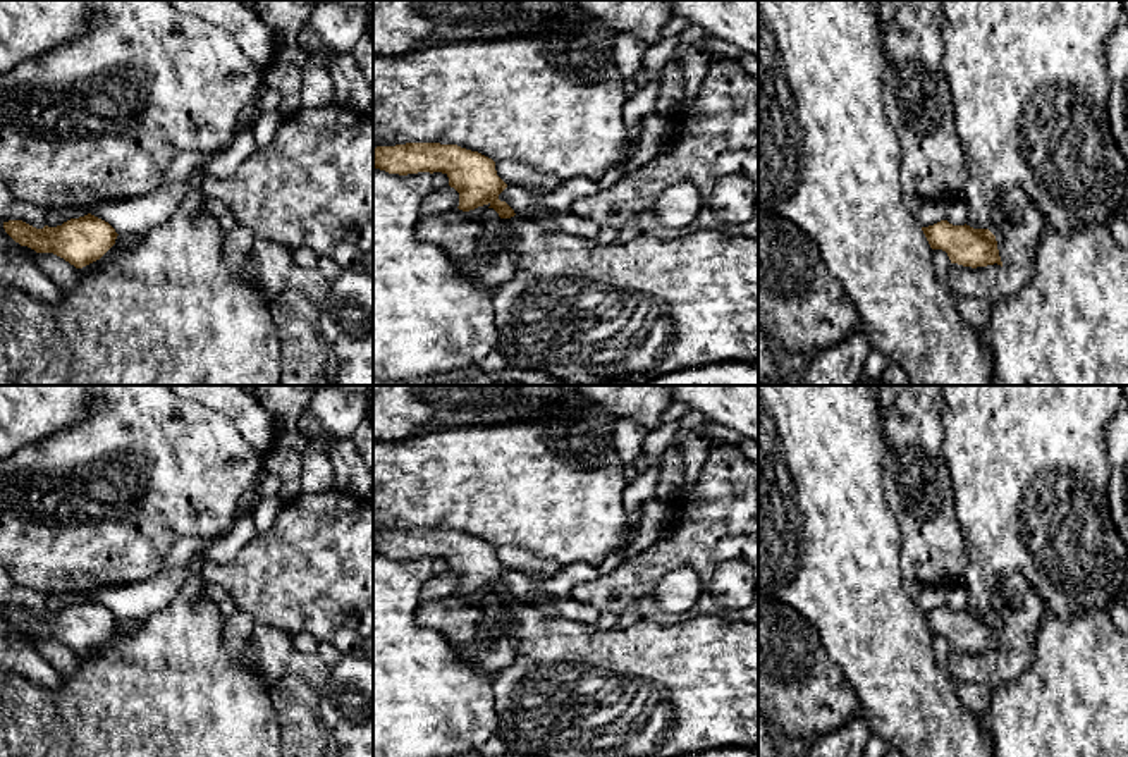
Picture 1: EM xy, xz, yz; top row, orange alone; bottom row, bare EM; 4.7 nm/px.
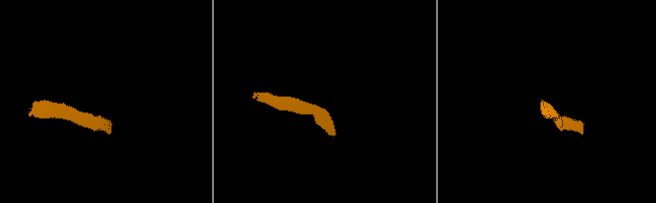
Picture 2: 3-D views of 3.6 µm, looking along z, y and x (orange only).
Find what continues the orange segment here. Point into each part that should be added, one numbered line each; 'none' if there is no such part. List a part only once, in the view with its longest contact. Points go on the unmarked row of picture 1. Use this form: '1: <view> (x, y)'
none

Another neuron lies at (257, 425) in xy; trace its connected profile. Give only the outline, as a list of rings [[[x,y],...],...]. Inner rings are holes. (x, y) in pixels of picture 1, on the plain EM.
[[[167,385],[179,397],[225,415],[241,437],[265,458],[277,444],[275,415],[239,385]]]

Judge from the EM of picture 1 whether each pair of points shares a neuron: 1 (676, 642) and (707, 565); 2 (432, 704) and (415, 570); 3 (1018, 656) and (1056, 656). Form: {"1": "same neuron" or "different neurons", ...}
{"1": "different neurons", "2": "same neuron", "3": "different neurons"}

